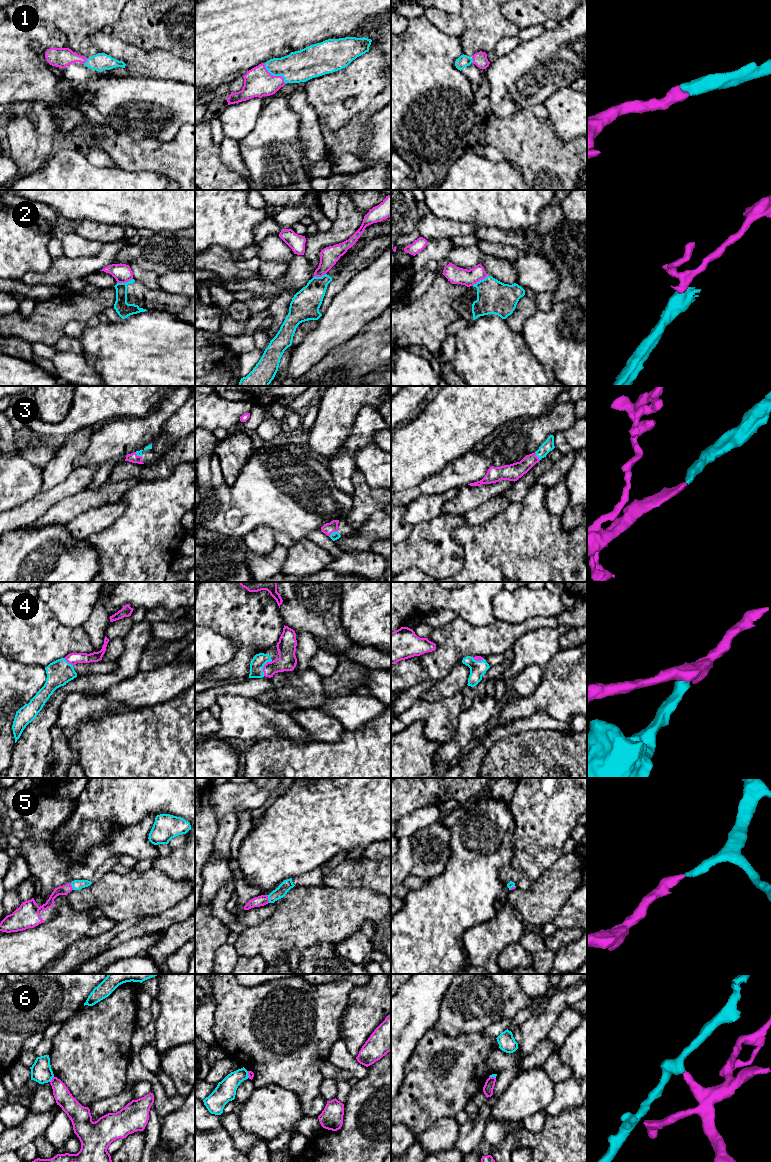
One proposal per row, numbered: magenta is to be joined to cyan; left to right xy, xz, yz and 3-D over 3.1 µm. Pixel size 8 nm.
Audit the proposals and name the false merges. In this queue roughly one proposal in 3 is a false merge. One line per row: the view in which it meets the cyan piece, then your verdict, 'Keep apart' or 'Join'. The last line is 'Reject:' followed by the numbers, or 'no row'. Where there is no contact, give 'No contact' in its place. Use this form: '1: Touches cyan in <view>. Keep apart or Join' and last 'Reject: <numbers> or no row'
1: Touches cyan in xz. Join
2: Touches cyan in xy. Keep apart
3: Touches cyan in xz. Join
4: Touches cyan in xz. Join
5: Touches cyan in xz. Join
6: Touches cyan in xy. Keep apart
Reject: 2, 6

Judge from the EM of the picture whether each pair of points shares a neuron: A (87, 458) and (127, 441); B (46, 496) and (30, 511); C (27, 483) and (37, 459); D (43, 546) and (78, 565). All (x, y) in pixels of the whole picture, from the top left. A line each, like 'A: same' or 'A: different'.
A: same
B: same
C: different
D: same

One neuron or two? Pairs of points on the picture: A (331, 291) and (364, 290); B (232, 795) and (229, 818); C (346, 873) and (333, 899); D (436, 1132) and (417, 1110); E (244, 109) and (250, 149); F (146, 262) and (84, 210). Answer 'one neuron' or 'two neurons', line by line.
A: two neurons
B: two neurons
C: two neurons
D: two neurons
E: two neurons
F: two neurons

